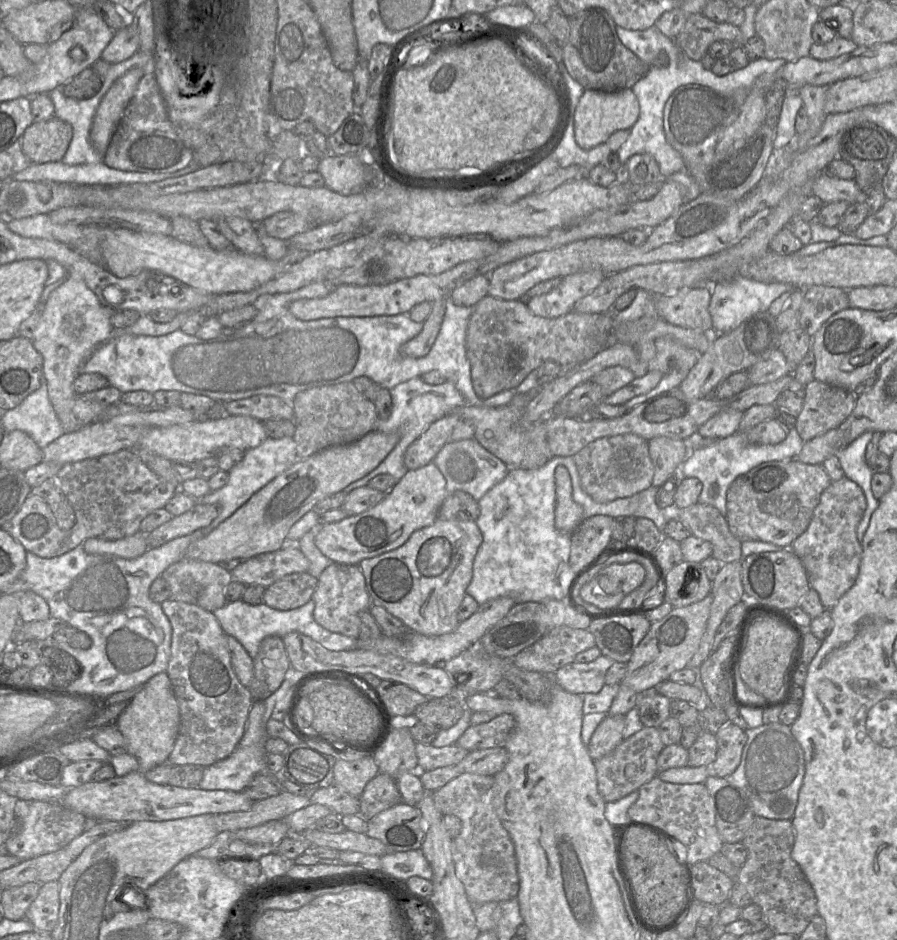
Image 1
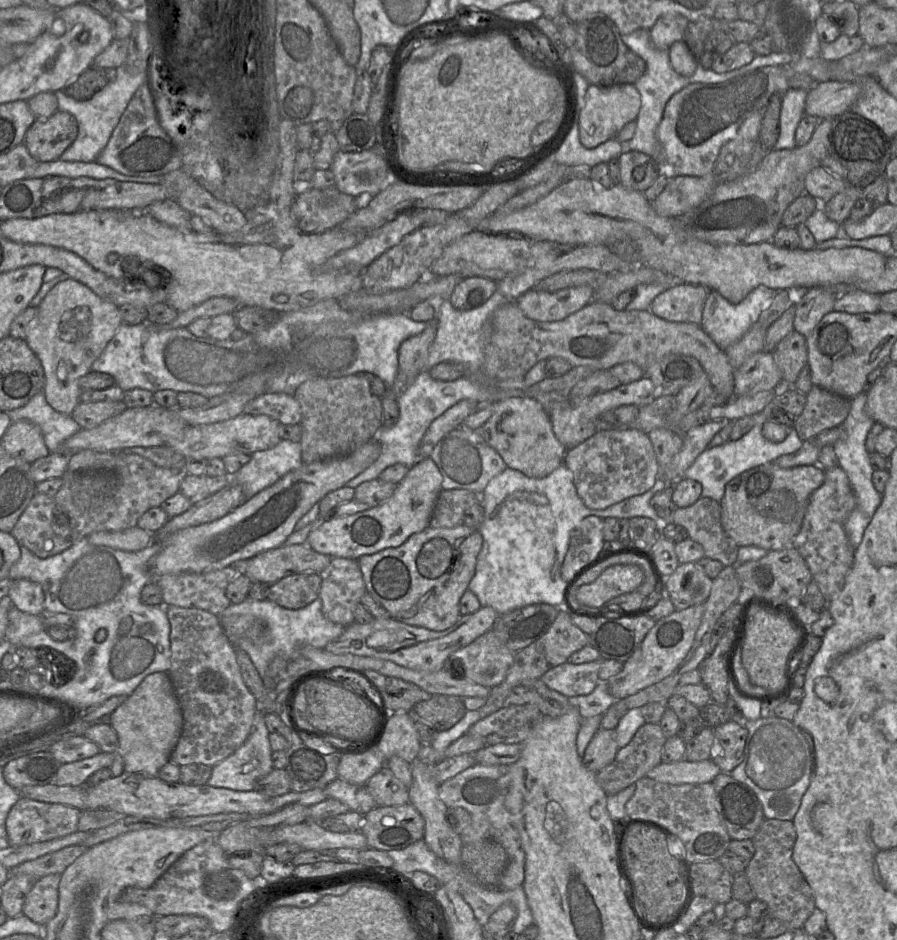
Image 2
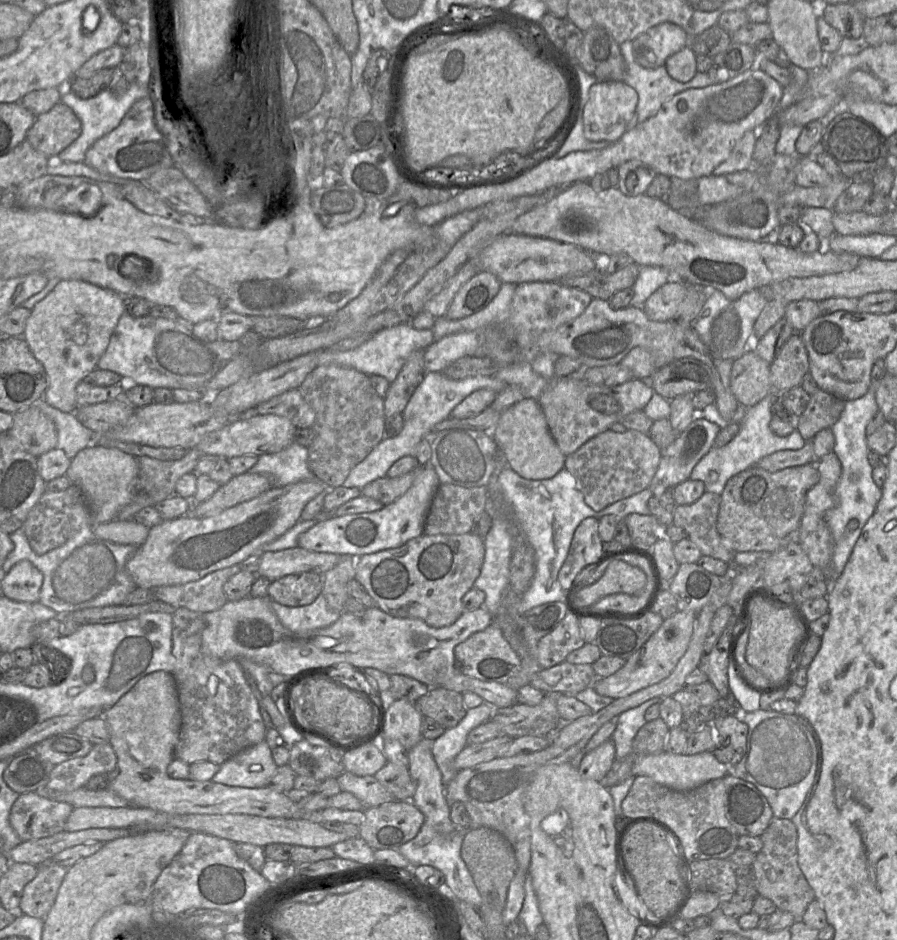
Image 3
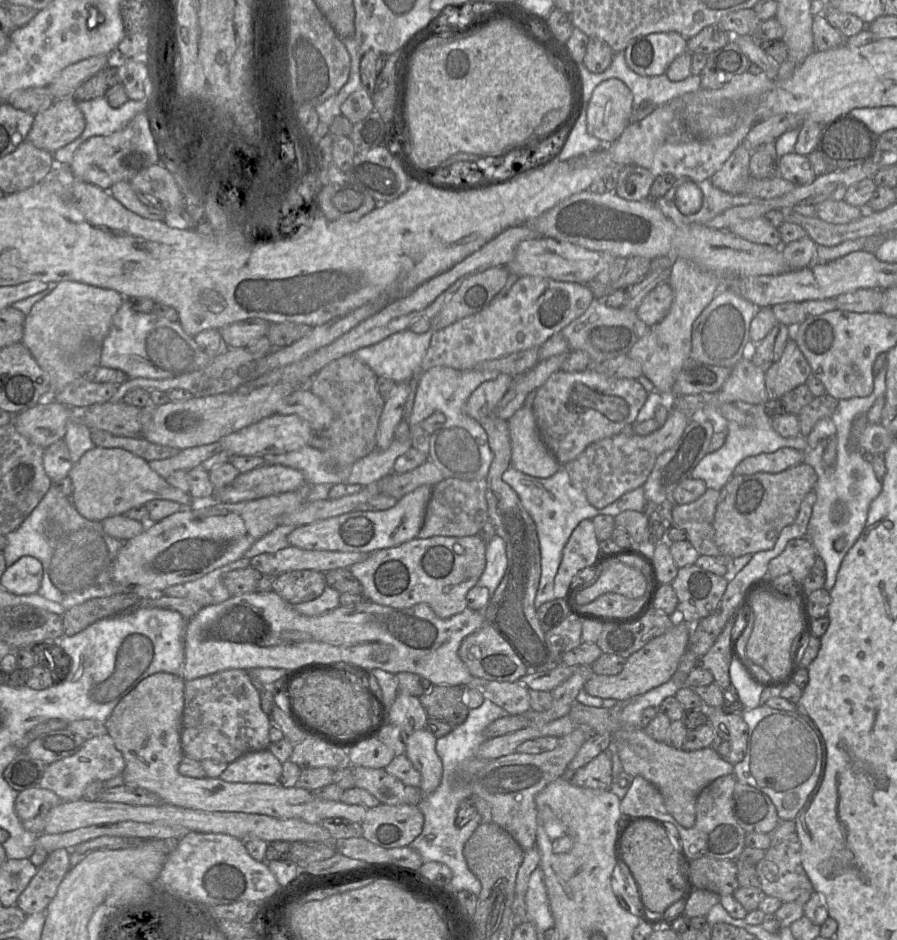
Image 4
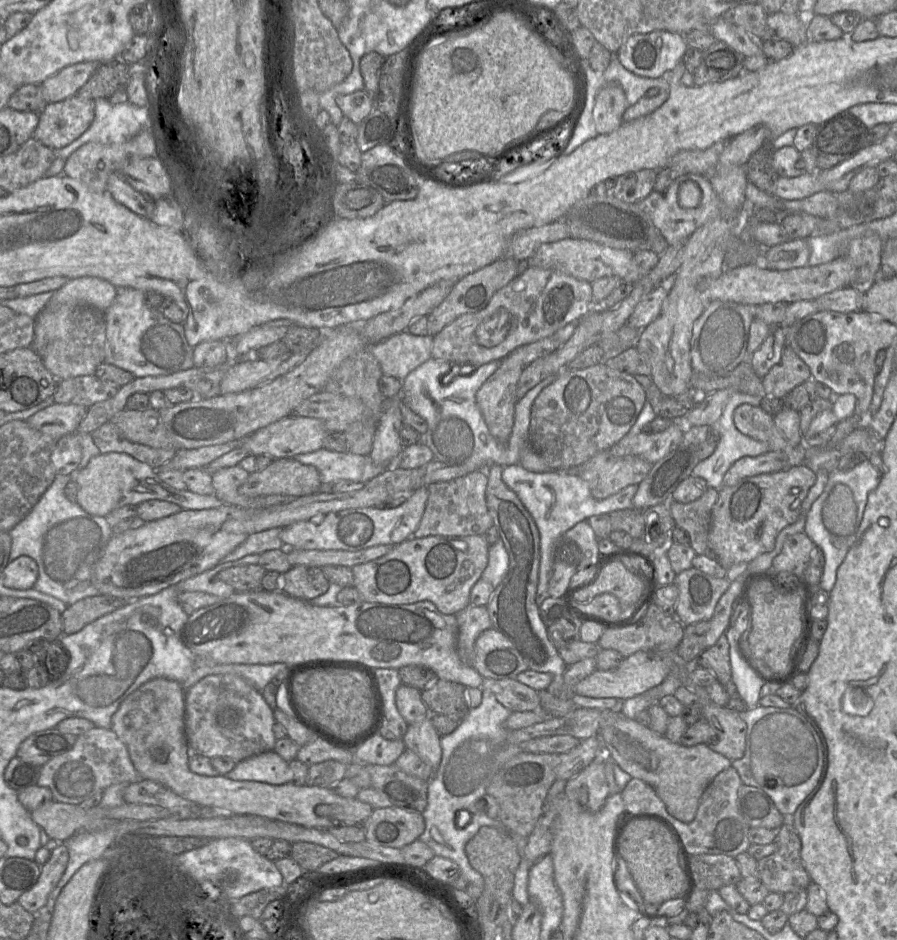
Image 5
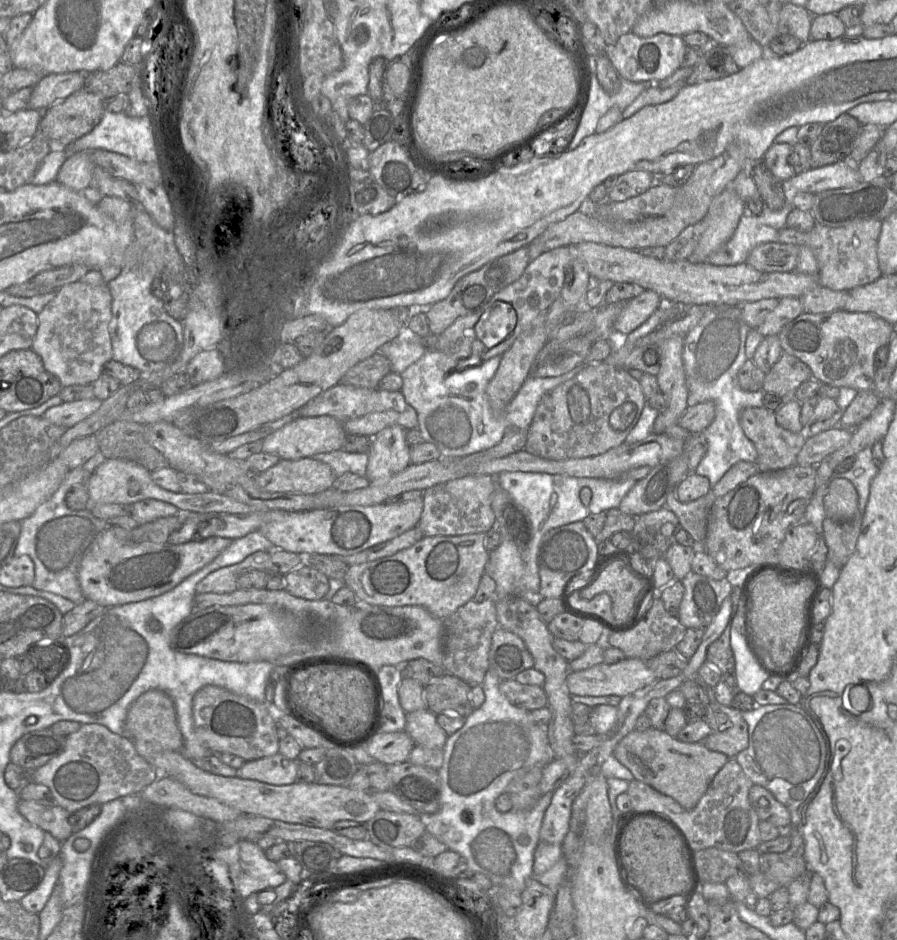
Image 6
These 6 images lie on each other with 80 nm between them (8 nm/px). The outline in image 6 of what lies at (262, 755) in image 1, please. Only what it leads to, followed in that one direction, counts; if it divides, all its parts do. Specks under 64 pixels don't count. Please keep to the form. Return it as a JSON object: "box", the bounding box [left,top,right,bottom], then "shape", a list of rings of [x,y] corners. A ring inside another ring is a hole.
{"box":[236,753,297,785],"shape":[[[277,753],[256,760],[246,761],[237,769],[236,777],[251,779],[271,785],[289,785],[296,783],[297,759],[291,760]]]}

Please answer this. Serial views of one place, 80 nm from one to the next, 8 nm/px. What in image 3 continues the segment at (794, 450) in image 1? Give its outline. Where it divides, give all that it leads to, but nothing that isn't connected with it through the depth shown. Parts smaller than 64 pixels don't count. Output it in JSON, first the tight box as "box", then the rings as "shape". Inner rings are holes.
{"box":[691,394,806,495],"shape":[[[769,394],[756,405],[747,409],[740,420],[740,431],[737,436],[723,447],[713,447],[693,468],[691,480],[700,480],[705,485],[705,491],[721,495],[727,481],[734,475],[755,466],[763,457],[781,450],[798,450],[806,440],[794,430],[786,437],[776,435],[770,428],[772,420],[771,404],[779,395]]]}

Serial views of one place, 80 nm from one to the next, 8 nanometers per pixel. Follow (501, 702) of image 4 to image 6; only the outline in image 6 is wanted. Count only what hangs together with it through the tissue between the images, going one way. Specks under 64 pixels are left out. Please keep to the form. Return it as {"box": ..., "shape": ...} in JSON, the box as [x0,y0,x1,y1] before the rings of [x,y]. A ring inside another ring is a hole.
{"box":[502,679,548,711],"shape":[[[515,679],[502,680],[502,694],[514,705],[528,711],[548,705],[547,695],[541,686],[521,684]]]}

